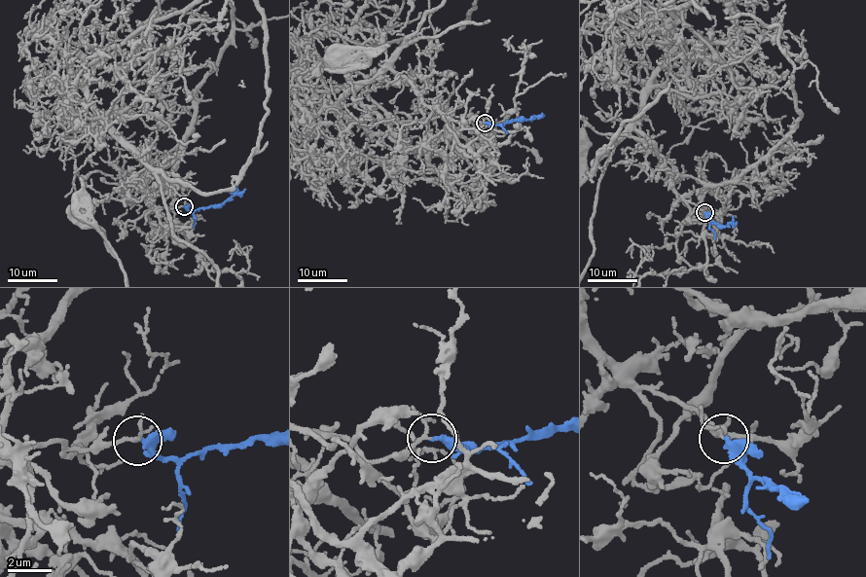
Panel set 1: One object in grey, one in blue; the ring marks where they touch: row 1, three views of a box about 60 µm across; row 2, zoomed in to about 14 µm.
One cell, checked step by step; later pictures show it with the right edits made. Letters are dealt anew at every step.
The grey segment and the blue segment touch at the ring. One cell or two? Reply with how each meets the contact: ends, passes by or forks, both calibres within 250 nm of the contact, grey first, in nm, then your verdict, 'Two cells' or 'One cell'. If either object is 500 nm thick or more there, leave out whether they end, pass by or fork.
At the ring grey forks. At the ring blue ends. Thickness 100 nm (grey) against 320 nm. One cell

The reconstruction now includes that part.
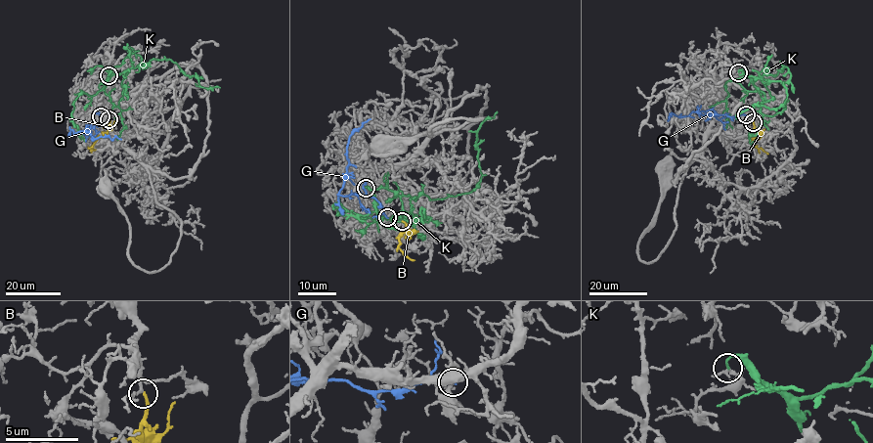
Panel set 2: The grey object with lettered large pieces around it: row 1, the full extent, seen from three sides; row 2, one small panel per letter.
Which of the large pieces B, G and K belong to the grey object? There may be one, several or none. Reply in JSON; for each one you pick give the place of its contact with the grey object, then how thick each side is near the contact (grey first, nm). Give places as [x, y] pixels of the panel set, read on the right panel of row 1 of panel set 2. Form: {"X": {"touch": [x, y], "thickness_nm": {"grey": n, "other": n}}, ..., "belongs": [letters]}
{"B": {"touch": [753, 122], "thickness_nm": {"grey": 140, "other": 180}}, "belongs": ["B"]}

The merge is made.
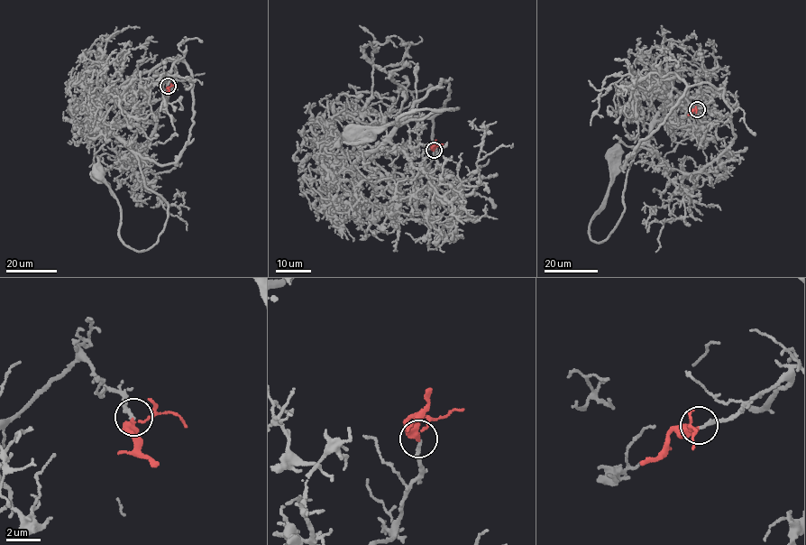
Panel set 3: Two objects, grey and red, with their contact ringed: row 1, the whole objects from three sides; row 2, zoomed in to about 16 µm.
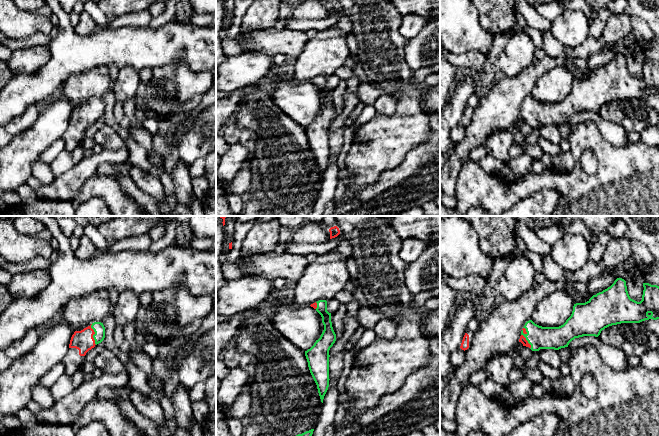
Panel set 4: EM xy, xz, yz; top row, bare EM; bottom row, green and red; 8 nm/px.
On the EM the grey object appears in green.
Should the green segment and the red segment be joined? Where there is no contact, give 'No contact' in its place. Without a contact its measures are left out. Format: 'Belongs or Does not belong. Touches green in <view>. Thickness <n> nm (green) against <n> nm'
Belongs. Touches green in yz. Thickness 180 nm (green) against 50 nm

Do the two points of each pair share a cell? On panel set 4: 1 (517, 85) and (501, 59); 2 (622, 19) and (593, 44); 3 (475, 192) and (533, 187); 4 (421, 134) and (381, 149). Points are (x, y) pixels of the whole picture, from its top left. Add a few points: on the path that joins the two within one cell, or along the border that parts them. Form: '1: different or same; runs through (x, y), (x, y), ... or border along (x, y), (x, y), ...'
1: different; border along (531, 63), (517, 74), (505, 76)
2: same; runs through (617, 27), (601, 43)
3: same; runs through (489, 192), (506, 197), (519, 189)
4: same; runs through (411, 134), (398, 134), (391, 139)

